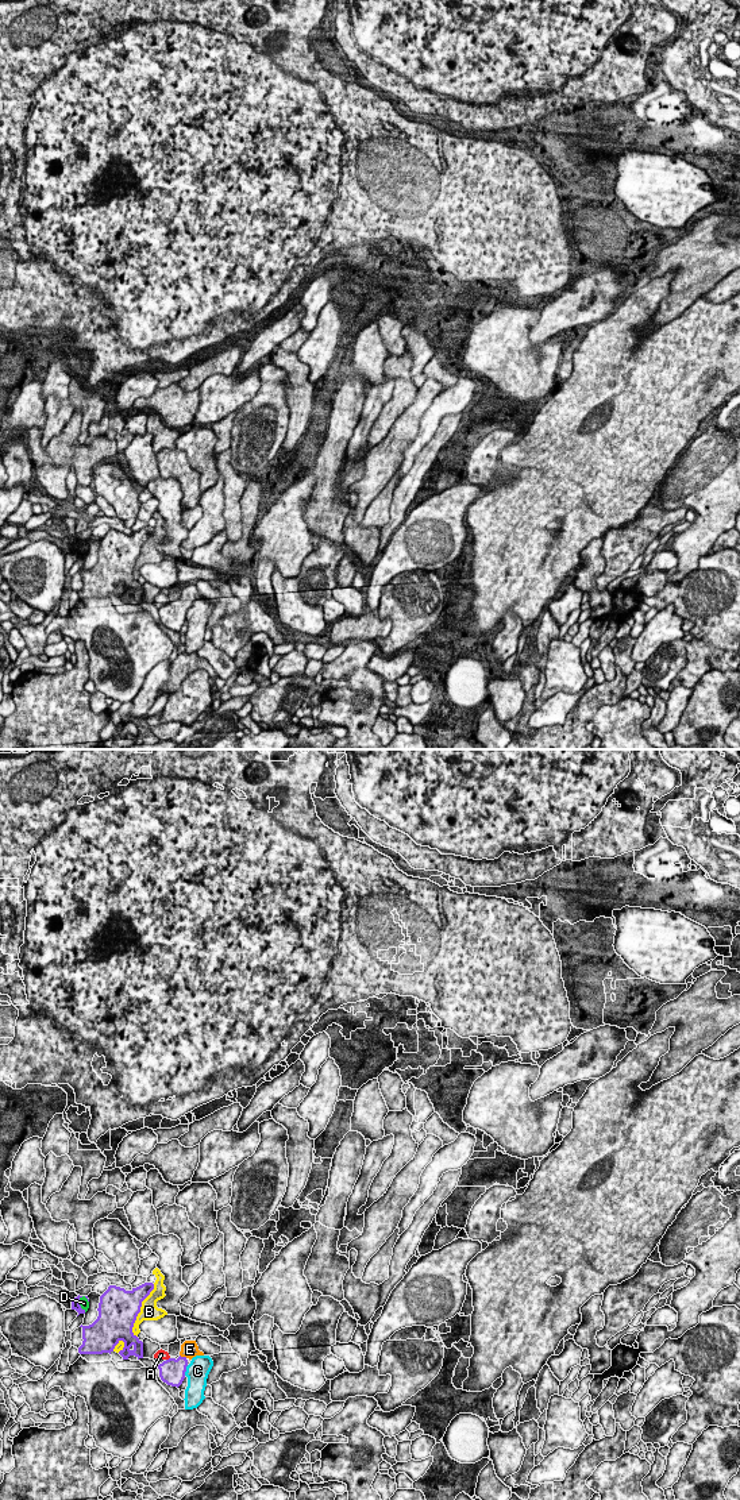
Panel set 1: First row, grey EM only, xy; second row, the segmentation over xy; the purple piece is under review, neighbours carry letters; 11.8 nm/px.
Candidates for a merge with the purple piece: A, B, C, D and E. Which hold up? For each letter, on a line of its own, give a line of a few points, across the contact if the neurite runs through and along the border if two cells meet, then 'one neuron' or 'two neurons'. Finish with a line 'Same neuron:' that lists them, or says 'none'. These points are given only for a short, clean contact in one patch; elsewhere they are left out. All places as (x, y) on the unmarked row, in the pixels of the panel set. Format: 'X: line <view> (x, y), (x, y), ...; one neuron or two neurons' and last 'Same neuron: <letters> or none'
A: line xy (169, 601), (166, 604); two neurons
B: two neurons
C: two neurons
D: two neurons
E: line xy (172, 614), (184, 601), (189, 593); one neuron
Same neuron: E

